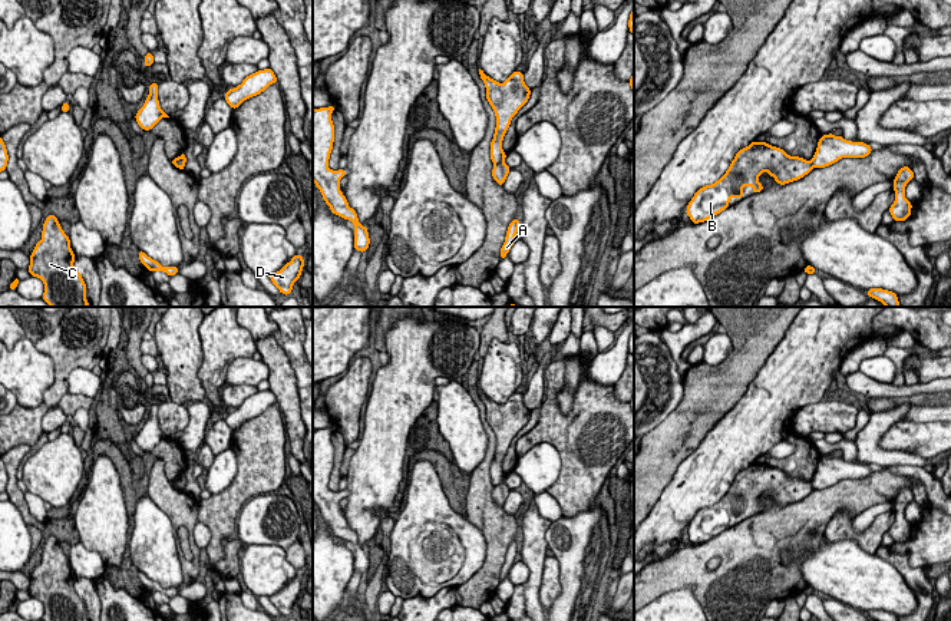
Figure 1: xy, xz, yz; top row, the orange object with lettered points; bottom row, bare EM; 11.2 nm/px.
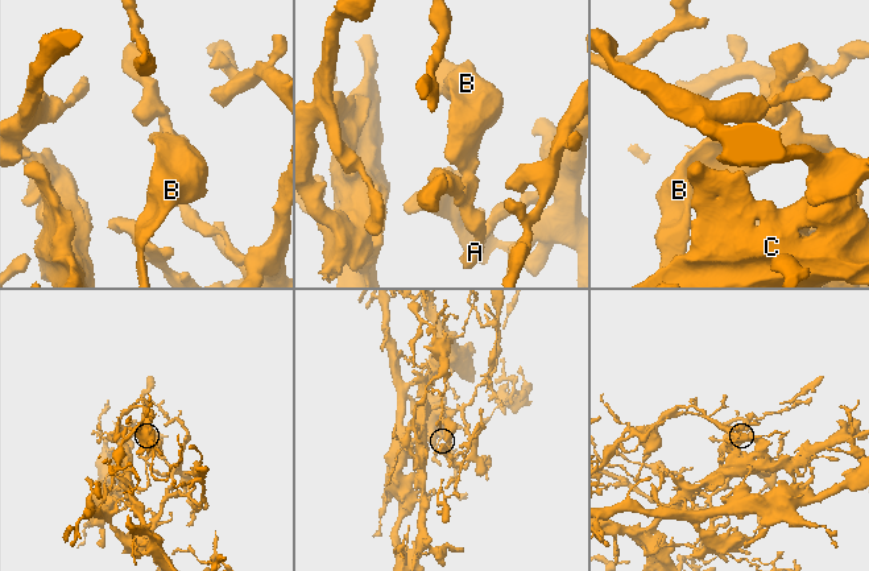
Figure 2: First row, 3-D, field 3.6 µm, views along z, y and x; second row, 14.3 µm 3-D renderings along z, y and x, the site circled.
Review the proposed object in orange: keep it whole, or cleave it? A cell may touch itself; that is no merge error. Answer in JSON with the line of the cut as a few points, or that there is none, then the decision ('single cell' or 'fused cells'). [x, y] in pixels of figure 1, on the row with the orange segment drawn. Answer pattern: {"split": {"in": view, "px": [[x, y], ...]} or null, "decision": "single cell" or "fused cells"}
{"split": {"in": "xz", "px": [[504, 161], [495, 165]]}, "decision": "fused cells"}

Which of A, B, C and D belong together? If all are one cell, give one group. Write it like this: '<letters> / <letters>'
A D / B C

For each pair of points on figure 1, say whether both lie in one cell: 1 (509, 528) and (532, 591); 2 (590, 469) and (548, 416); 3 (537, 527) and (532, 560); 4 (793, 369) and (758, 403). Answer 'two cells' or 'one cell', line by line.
1: two cells
2: one cell
3: one cell
4: one cell

